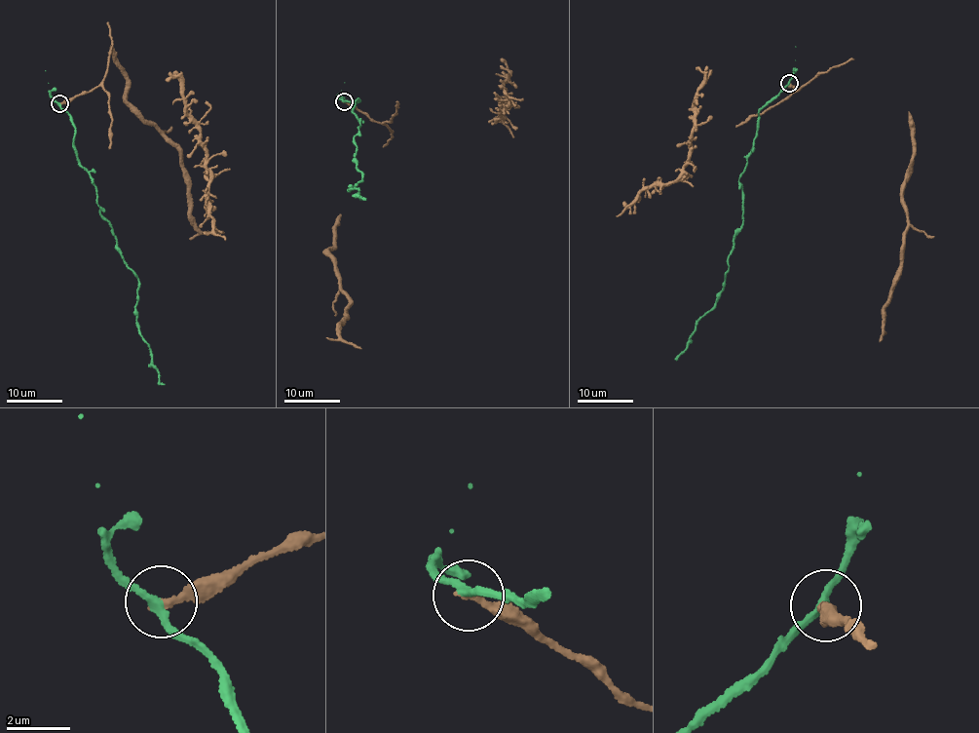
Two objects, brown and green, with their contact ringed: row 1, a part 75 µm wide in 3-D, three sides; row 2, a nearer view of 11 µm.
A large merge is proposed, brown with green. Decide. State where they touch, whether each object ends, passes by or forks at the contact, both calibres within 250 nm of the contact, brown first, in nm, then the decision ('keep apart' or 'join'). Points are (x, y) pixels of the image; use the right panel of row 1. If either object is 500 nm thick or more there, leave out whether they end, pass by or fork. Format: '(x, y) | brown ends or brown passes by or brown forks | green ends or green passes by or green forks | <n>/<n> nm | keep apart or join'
(789, 83) | brown ends | green passes by | 240/220 nm | keep apart

